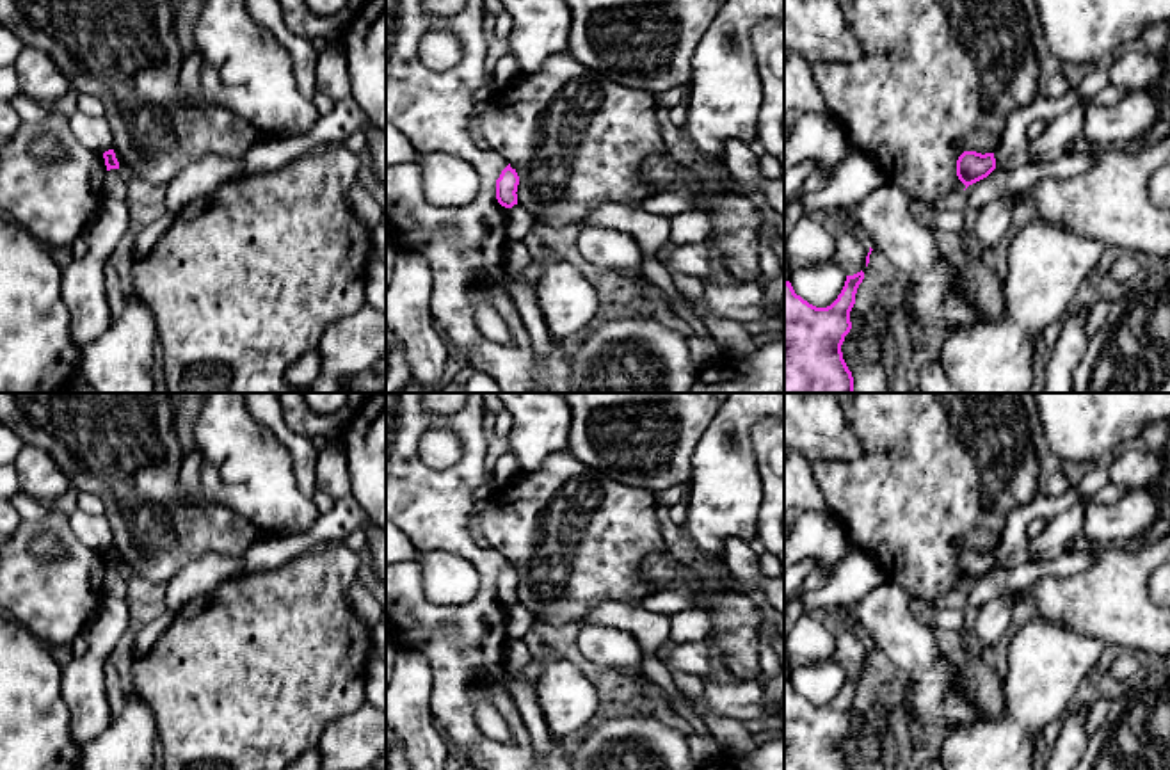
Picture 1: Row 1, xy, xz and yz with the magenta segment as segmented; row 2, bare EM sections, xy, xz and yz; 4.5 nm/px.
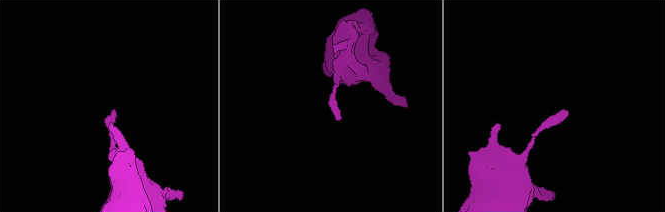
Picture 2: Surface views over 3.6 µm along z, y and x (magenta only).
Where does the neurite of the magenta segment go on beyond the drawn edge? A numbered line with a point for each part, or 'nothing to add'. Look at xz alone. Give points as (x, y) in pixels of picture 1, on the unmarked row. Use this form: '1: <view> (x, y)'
nothing to add

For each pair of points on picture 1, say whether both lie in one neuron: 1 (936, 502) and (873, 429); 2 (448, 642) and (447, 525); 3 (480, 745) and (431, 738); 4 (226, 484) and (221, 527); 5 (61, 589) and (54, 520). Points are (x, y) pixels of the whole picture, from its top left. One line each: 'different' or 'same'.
1: same
2: same
3: different
4: different
5: same

